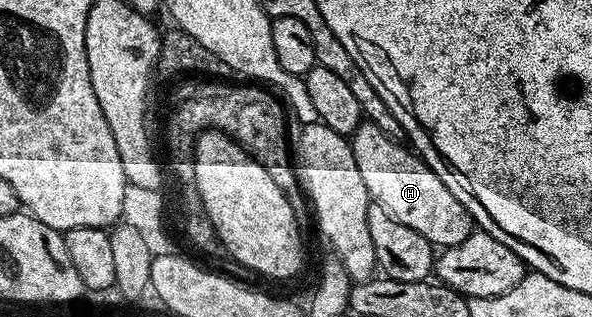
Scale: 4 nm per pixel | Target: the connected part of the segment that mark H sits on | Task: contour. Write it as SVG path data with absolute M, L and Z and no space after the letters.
M363 121L355 129L350 139L350 148L356 157L356 169L360 169L360 178L364 181L371 200L379 203L388 213L392 213L392 217L396 217L396 221L404 221L404 225L408 225L408 229L416 229L416 233L420 233L420 237L433 243L435 248L445 249L452 245L460 245L460 241L467 239L470 232L475 230L474 220L470 218L464 205L460 205L460 201L456 201L456 197L452 197L452 193L448 193L448 185L444 185L444 181L440 181L440 177L436 177L436 173L422 160L421 155L415 153L409 146L406 146L407 148L402 146L406 145L399 140L389 139L372 122Z

